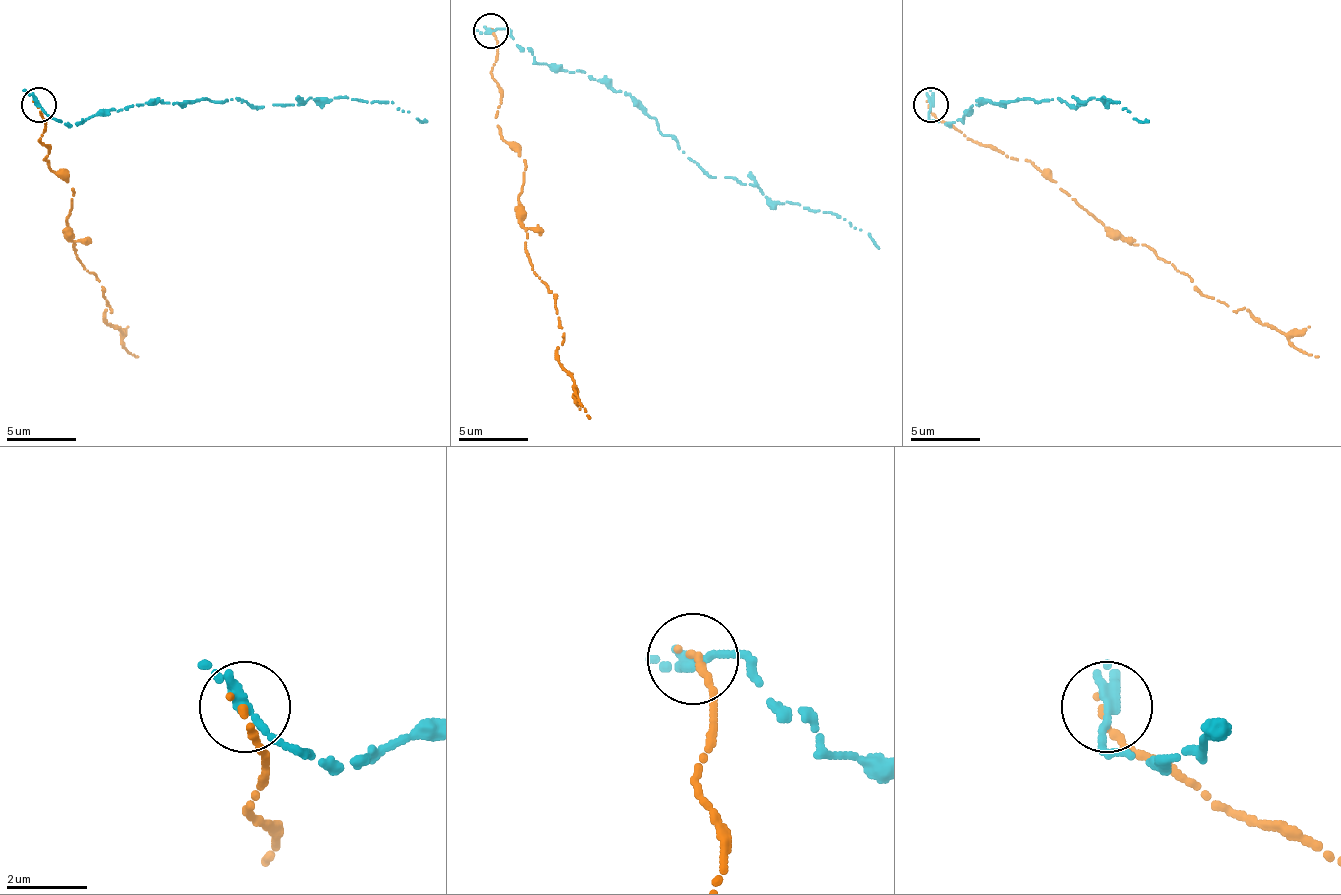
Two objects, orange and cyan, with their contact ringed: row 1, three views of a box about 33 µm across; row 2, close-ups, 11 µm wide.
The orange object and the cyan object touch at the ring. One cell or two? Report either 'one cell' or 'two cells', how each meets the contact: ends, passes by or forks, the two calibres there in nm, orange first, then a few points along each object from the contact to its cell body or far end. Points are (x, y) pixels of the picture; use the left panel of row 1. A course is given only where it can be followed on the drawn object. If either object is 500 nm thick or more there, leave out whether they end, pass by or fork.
two cells; orange ends; cyan passes by; calibres 190 and 280 nm; course orange (37, 104), (44, 160), (72, 188), (72, 250), (104, 292), (104, 317), (139, 355); course cyan (37, 104), (76, 125), (135, 104), (212, 100), (261, 107), (345, 97), (384, 100), (426, 121)

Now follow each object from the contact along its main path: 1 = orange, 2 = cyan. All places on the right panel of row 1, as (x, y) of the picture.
1: (927, 104), (973, 142), (1025, 160), (1200, 292), (1319, 355)
2: (931, 104), (927, 118), (952, 125), (976, 104), (1036, 100), (1078, 107), (1102, 97), (1137, 121), (1148, 121)

